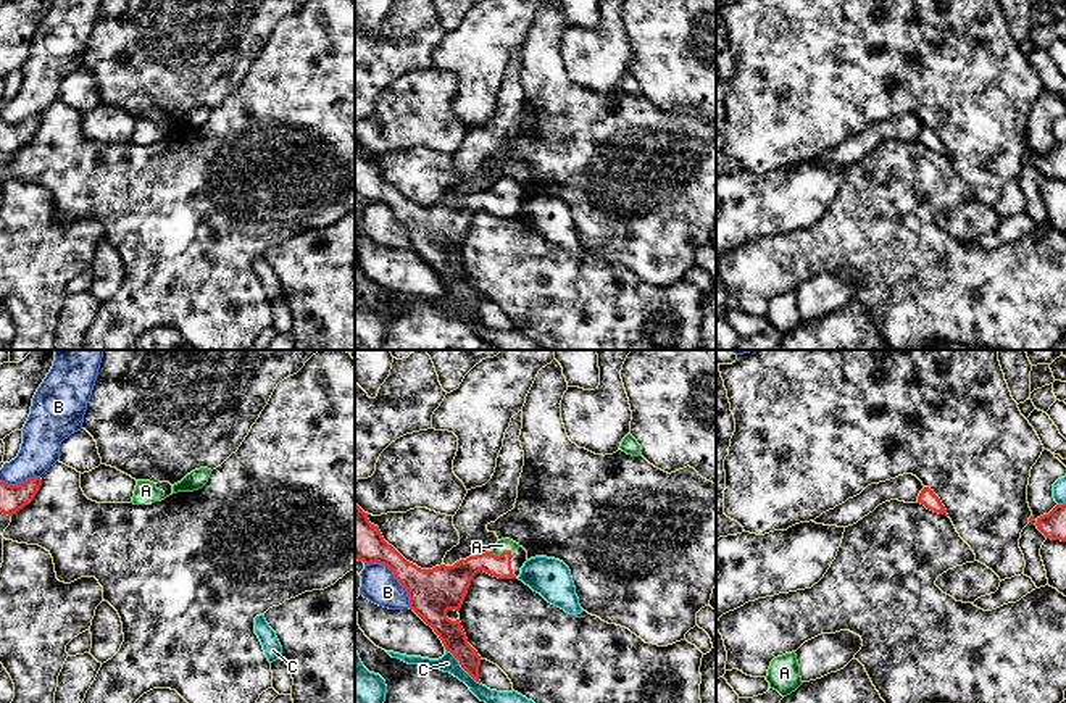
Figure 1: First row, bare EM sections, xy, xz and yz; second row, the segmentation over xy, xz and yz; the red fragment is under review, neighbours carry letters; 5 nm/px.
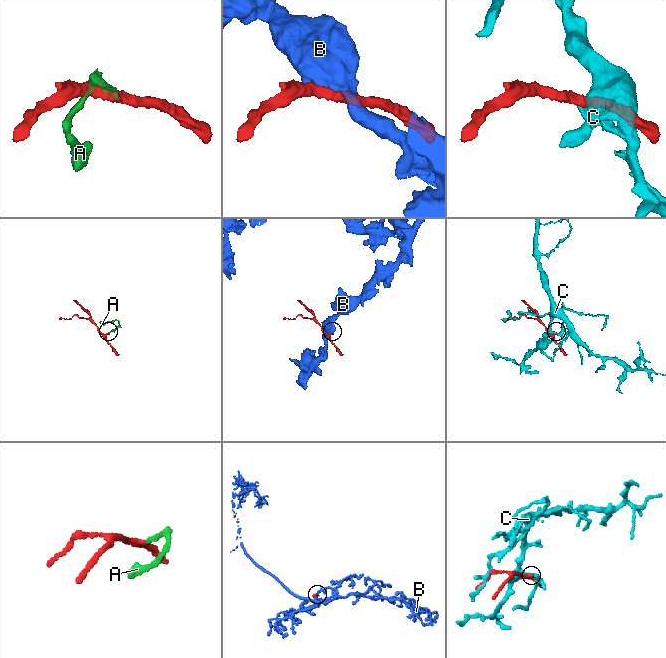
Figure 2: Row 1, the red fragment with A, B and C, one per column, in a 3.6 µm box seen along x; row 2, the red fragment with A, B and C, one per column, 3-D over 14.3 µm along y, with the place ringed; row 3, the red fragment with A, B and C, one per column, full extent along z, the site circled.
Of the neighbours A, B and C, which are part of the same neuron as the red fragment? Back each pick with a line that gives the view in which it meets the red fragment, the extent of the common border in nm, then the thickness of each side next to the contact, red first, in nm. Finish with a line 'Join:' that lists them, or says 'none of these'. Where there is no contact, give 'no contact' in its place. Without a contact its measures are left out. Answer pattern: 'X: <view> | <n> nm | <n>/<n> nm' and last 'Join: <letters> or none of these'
A: xz | 110 nm | 130/70 nm
Join: A

